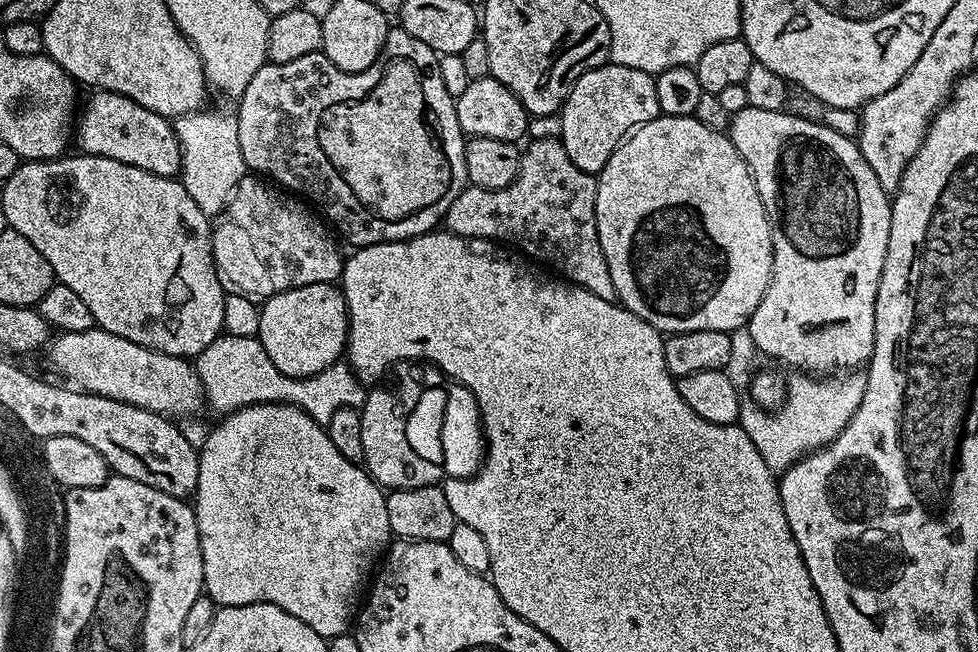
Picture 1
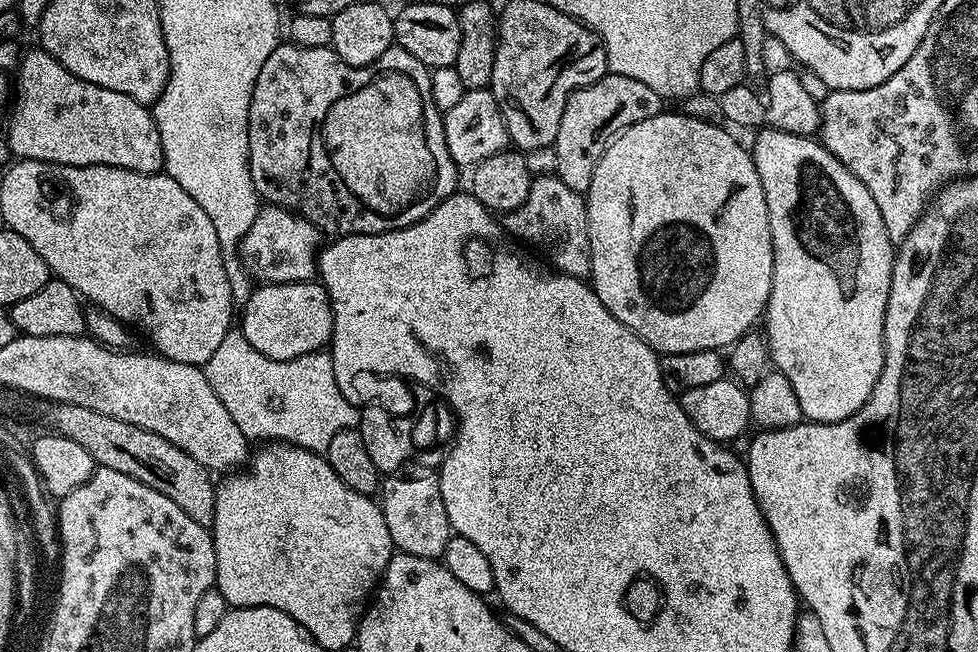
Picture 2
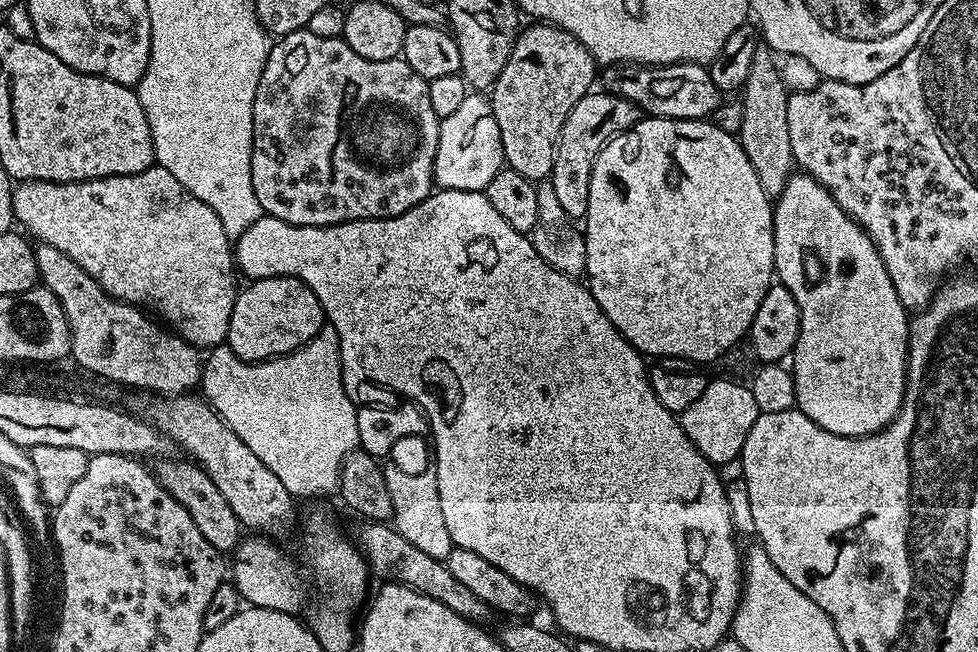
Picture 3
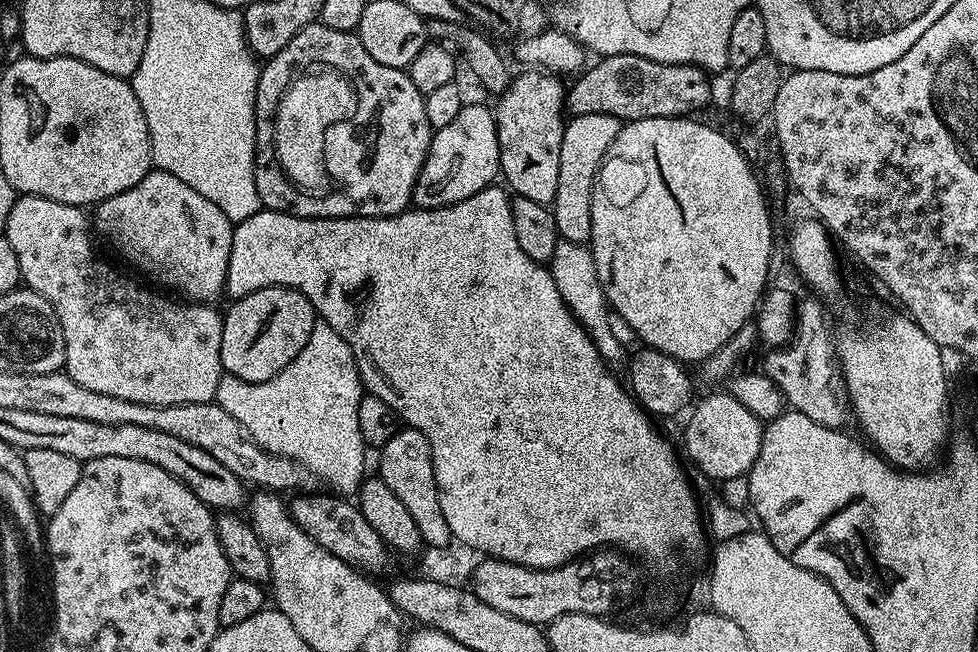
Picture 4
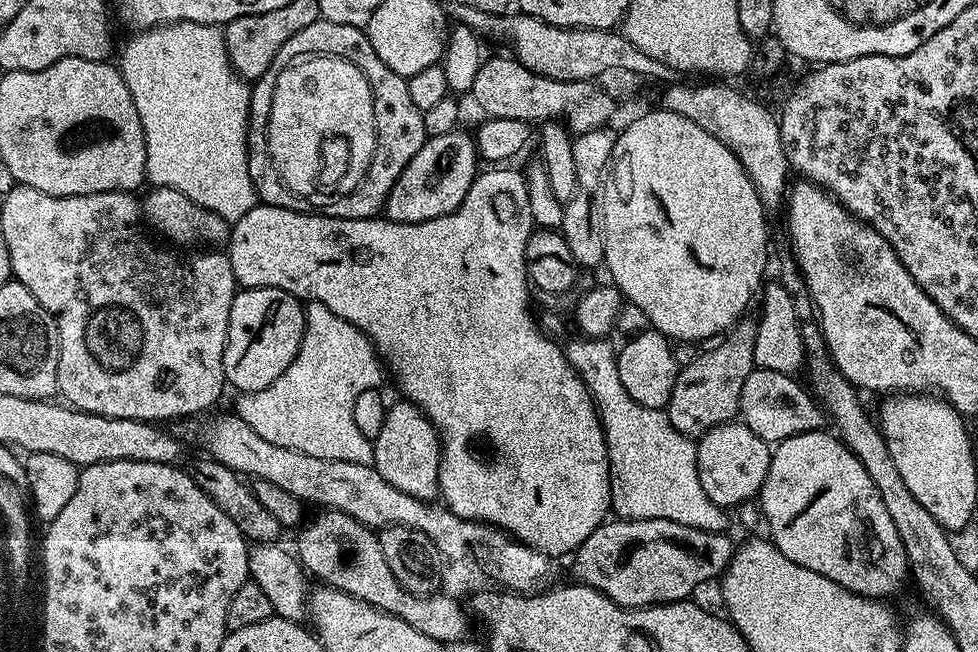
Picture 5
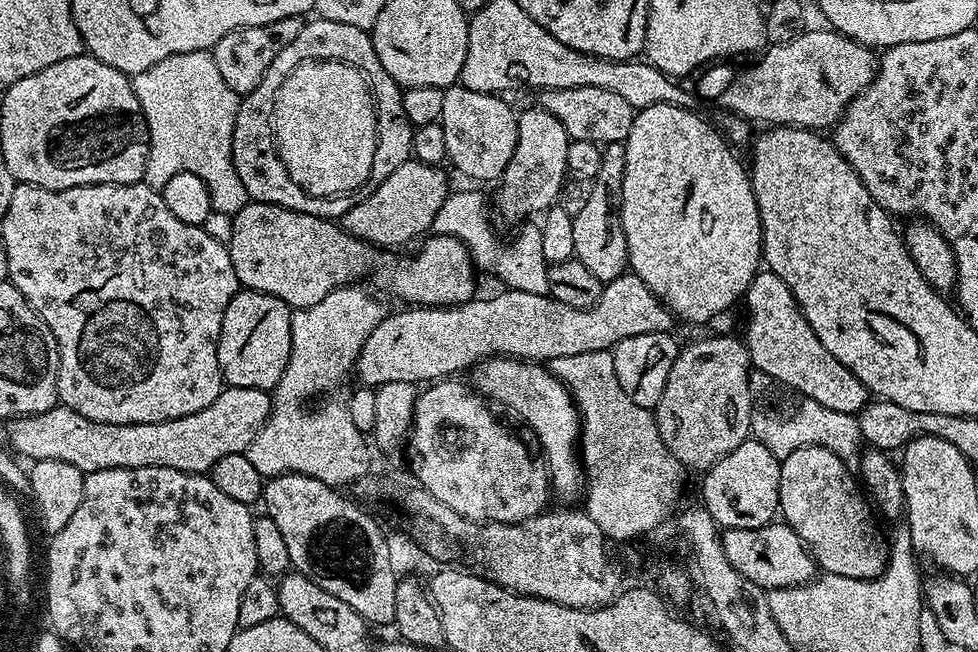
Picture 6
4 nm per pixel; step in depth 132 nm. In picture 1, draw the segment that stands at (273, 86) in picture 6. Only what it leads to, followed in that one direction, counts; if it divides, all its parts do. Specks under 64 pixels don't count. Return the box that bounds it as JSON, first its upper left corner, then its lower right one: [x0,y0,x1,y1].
[234,26,468,248]

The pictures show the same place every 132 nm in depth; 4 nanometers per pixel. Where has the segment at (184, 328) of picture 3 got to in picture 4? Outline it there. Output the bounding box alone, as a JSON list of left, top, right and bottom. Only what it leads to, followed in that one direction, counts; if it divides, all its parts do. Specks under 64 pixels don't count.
[94,171,233,302]

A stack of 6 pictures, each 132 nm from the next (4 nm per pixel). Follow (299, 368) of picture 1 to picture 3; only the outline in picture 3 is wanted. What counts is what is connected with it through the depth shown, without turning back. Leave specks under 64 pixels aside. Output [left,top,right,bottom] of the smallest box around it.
[227,276,324,360]

